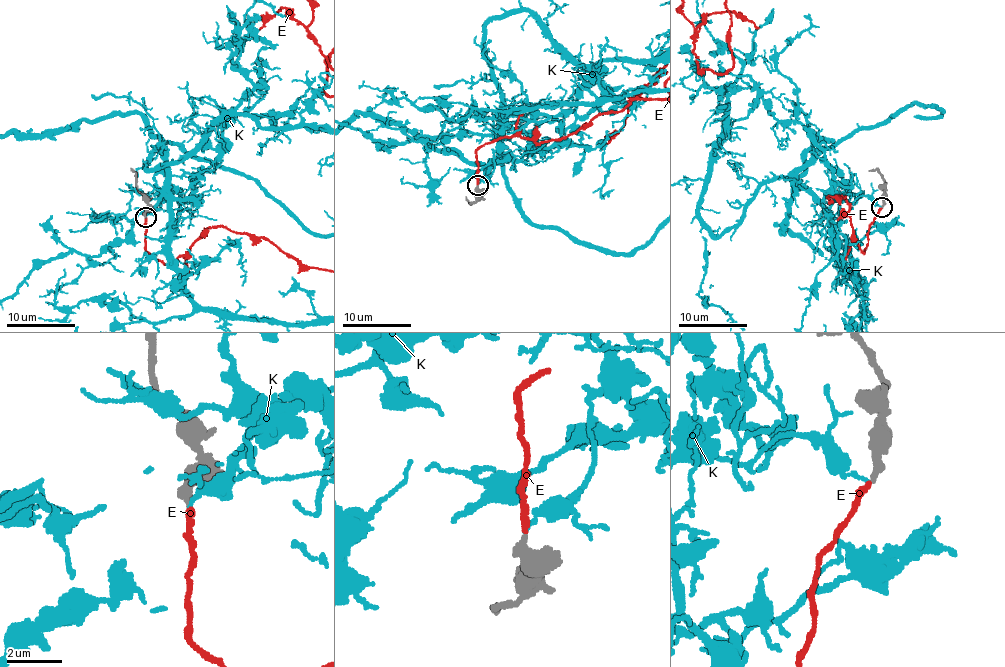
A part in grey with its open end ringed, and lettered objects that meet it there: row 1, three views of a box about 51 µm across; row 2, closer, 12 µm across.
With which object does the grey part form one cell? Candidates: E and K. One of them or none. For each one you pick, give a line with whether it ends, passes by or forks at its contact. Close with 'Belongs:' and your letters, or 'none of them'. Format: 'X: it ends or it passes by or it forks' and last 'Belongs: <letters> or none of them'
E: it ends
Belongs: E

